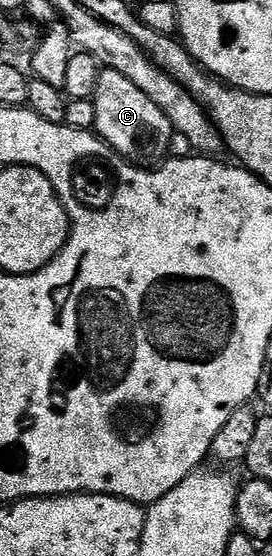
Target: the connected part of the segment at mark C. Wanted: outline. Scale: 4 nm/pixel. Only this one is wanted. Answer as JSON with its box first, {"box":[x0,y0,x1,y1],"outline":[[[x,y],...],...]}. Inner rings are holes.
{"box":[91,68,175,167],"outline":[[[102,68],[91,100],[95,107],[93,129],[126,162],[138,167],[156,167],[170,156],[169,144],[175,141],[173,124],[139,87],[135,87],[135,83],[131,83],[131,79],[127,79],[127,75]]]}

